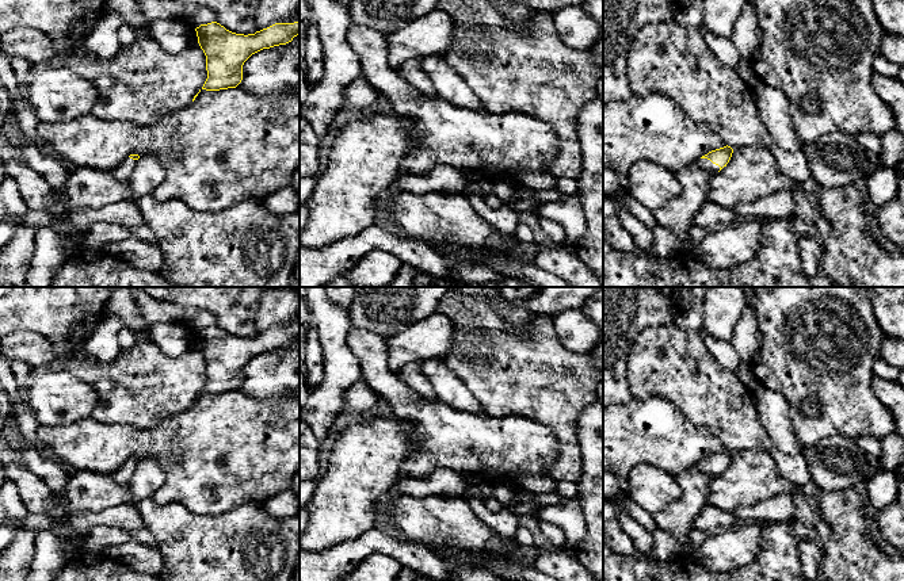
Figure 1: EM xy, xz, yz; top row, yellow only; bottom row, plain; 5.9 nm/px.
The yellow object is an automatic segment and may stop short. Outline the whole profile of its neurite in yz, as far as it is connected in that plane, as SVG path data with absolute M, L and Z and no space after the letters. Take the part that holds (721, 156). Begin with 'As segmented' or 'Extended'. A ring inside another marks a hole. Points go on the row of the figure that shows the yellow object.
Extended. M724 146L716 150L709 152L702 156L698 165L709 175L713 176L721 171L729 163L733 149L731 146Z

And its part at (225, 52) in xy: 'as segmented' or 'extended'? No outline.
as segmented

